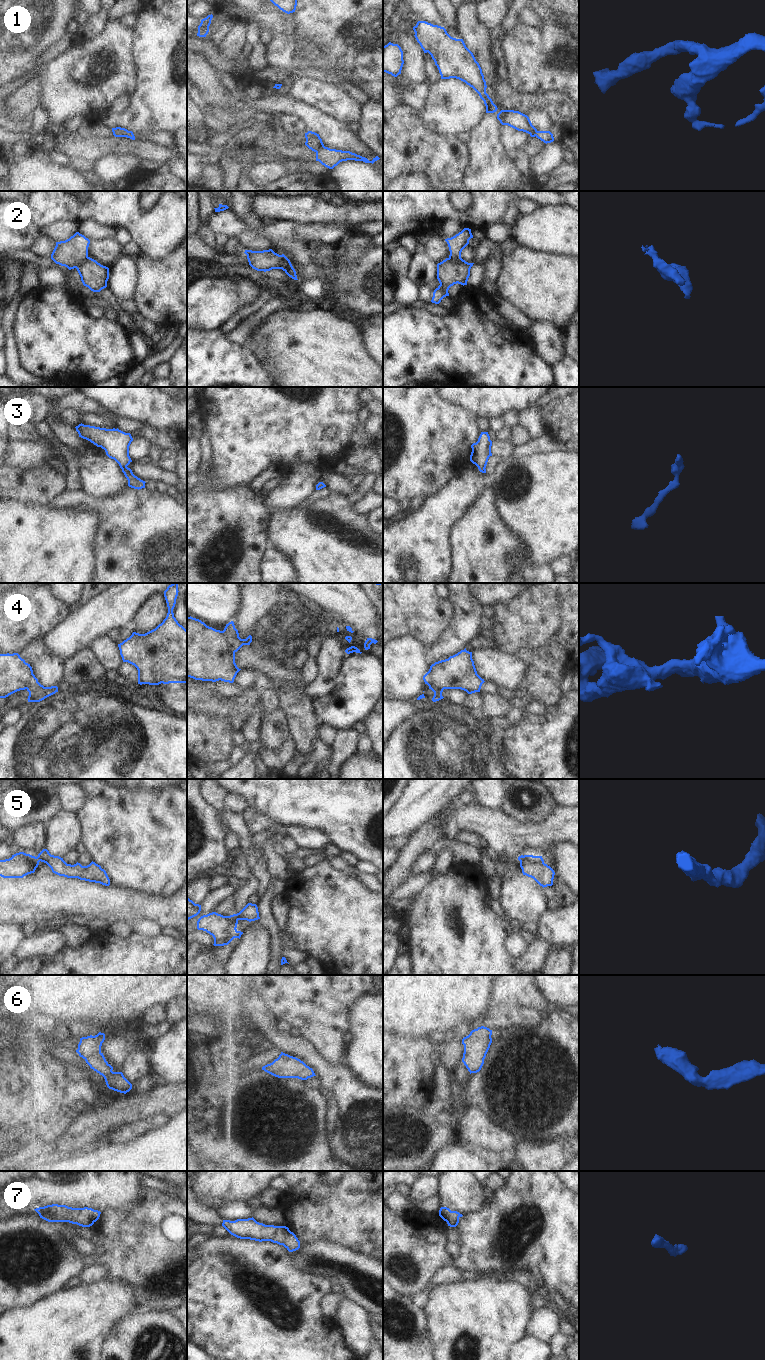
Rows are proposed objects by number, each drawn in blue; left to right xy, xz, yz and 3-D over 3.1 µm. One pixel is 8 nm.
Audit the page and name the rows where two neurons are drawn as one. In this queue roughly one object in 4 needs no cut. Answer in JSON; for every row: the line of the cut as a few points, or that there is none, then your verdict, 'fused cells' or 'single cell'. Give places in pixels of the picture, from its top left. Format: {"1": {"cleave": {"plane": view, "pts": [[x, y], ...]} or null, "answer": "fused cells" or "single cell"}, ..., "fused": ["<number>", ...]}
{"1": {"cleave": {"plane": "xz", "pts": [[324, 146], [316, 152]]}, "answer": "fused cells"}, "2": {"cleave": {"plane": "xz", "pts": [[280, 255], [284, 264], [282, 268]]}, "answer": "fused cells"}, "3": {"cleave": null, "answer": "single cell"}, "4": {"cleave": {"plane": "yz", "pts": [[429, 670], [433, 678], [433, 684], [443, 689]]}, "answer": "fused cells"}, "5": {"cleave": {"plane": "xz", "pts": [[232, 915], [237, 920]]}, "answer": "fused cells"}, "6": {"cleave": null, "answer": "single cell"}, "7": {"cleave": null, "answer": "single cell"}, "fused": ["1", "2", "4", "5"]}

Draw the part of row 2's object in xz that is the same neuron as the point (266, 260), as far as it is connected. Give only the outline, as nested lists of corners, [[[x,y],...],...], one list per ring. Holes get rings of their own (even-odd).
[[[272,249],[263,251],[245,250],[249,265],[257,271],[270,271],[272,269],[283,268],[284,261],[281,255],[275,253]]]

